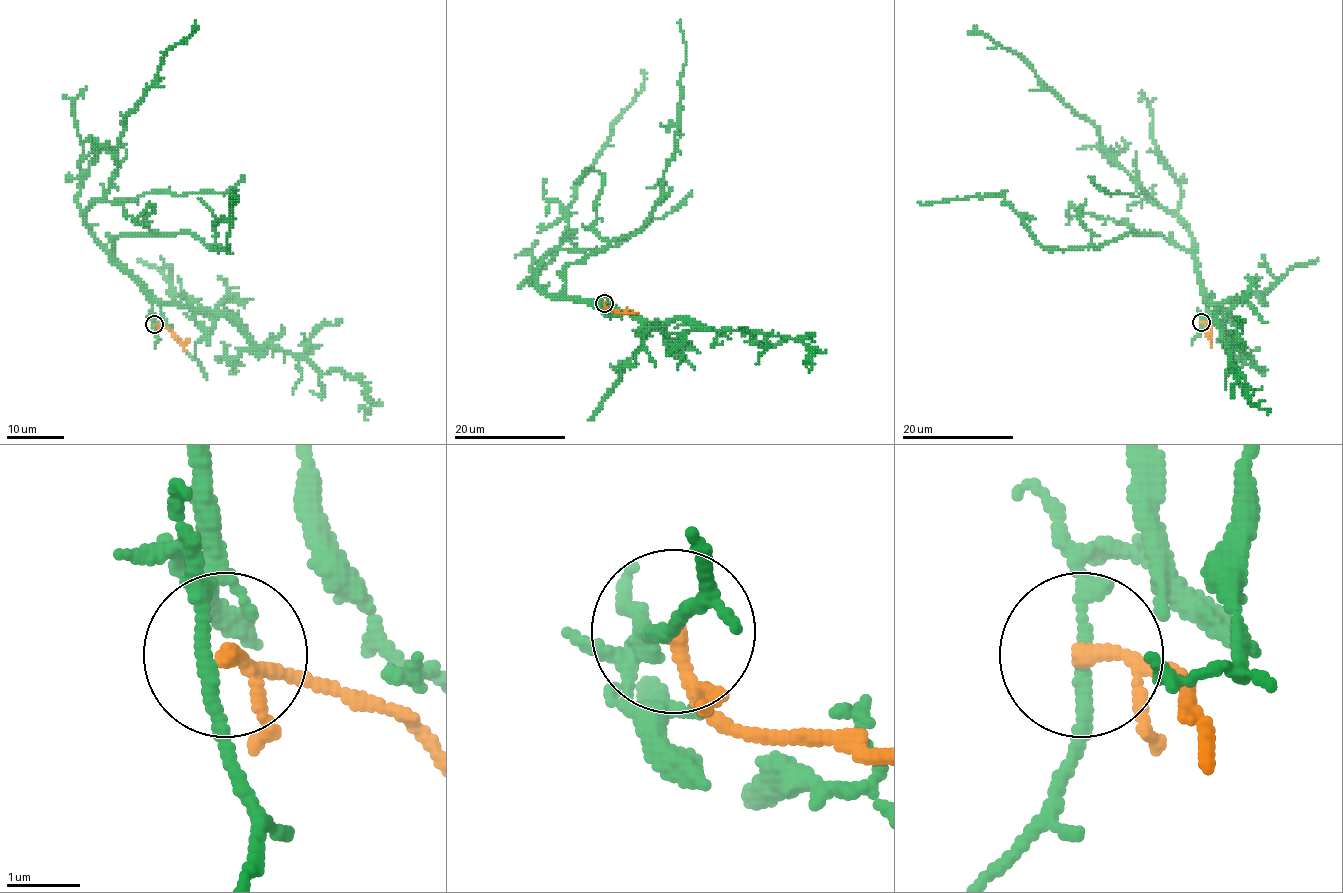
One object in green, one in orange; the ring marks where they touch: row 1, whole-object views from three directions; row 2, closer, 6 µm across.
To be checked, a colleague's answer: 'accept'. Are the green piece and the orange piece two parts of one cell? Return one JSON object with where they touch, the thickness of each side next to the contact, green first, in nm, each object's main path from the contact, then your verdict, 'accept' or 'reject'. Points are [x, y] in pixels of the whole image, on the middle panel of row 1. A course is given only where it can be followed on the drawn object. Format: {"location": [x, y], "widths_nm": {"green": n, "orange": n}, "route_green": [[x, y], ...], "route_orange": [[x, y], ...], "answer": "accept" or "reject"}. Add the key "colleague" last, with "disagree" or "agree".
{"location": [604, 303], "widths_nm": {"green": 180, "orange": 160}, "route_green": [[604, 303], [566, 296], [565, 269], [633, 236], [661, 194], [686, 58], [679, 20]], "route_orange": [[604, 303], [609, 311], [634, 314]], "answer": "reject", "colleague": "disagree"}

